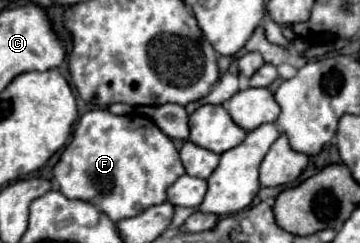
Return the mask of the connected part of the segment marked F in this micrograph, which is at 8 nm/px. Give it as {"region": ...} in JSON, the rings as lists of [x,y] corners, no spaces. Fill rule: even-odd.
{"region":[[[94,109],[80,117],[74,137],[52,173],[56,187],[68,199],[88,201],[116,223],[164,203],[166,189],[186,171],[172,139],[152,119],[136,113],[114,115],[108,109]]]}

